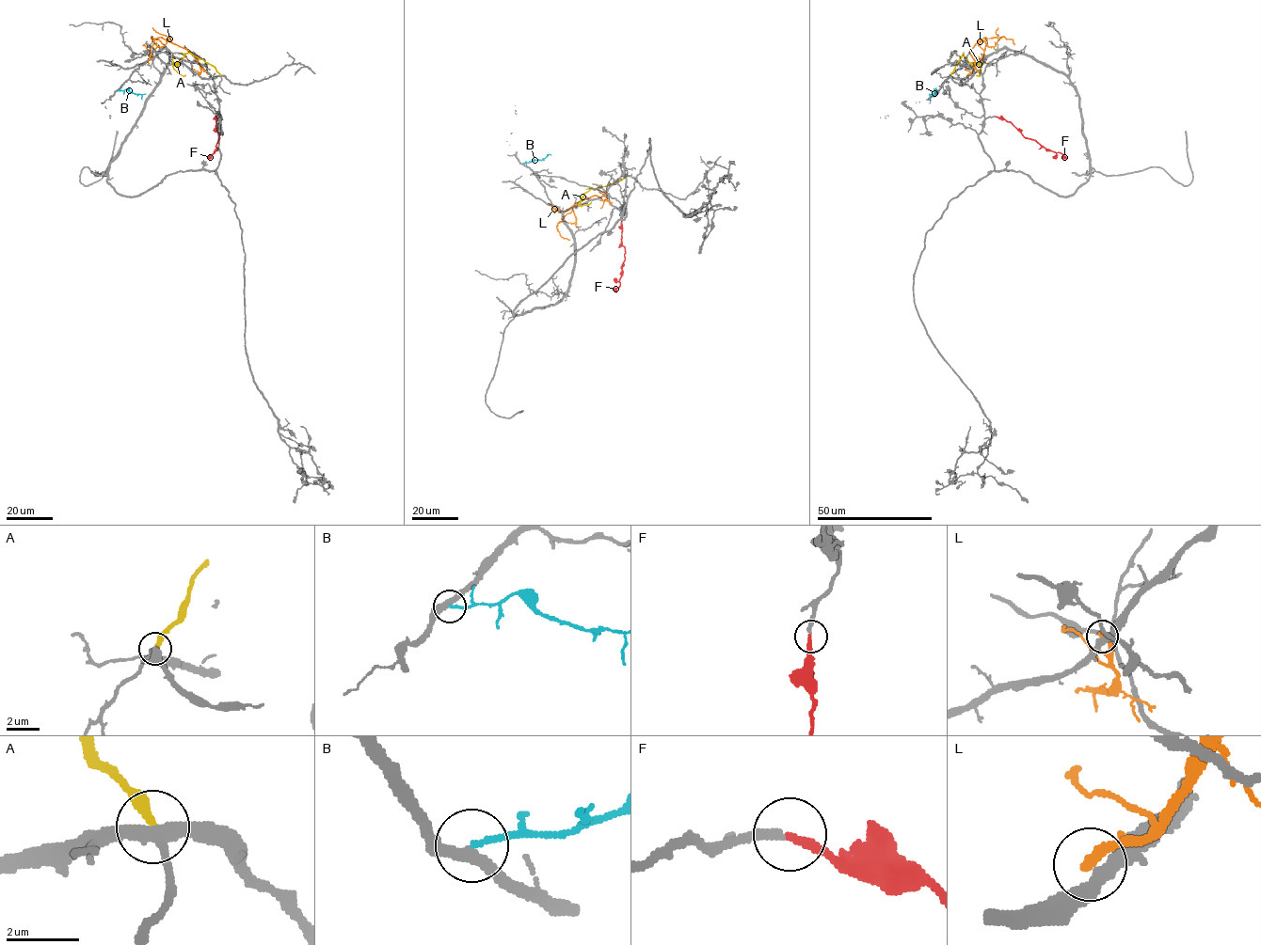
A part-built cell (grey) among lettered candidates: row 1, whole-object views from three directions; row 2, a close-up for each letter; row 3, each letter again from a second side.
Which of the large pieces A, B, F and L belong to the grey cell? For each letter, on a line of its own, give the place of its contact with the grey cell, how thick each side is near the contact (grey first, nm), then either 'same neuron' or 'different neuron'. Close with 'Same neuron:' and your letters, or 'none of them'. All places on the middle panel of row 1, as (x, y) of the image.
A: (626, 176) | 320/280 nm | different neuron
B: (522, 164) | 340/150 nm | different neuron
F: (621, 221) | 240/260 nm | same neuron
L: (604, 193) | 360/280 nm | different neuron
Same neuron: F

